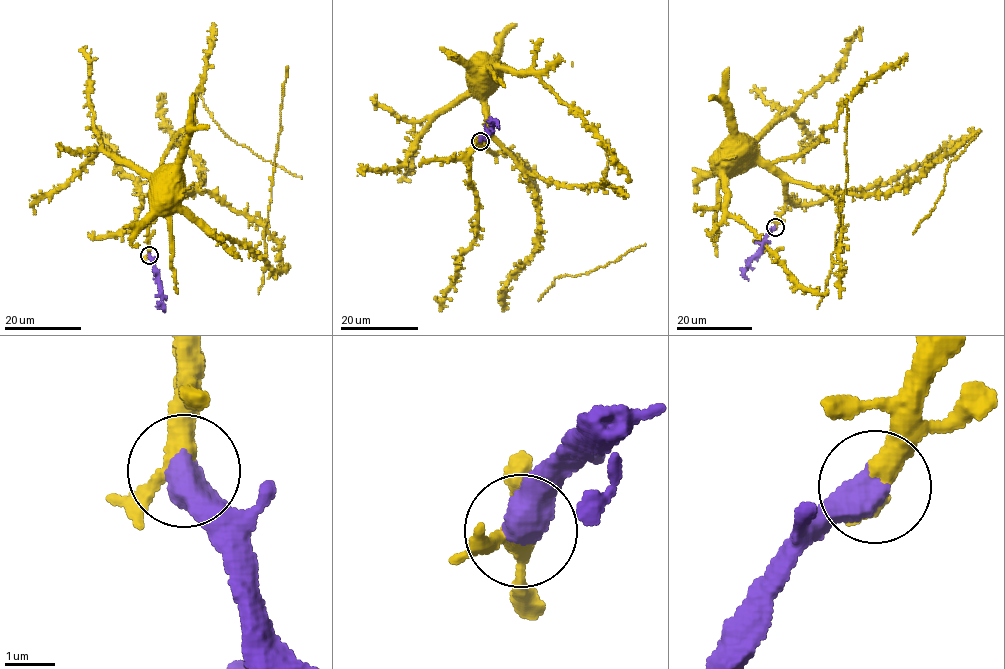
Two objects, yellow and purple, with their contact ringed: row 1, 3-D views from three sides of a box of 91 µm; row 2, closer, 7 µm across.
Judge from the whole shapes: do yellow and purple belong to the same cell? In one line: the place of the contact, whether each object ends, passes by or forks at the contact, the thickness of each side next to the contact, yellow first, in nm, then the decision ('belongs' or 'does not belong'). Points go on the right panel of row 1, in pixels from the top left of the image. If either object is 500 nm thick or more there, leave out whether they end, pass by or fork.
(775, 227) | 360/650 nm | belongs

